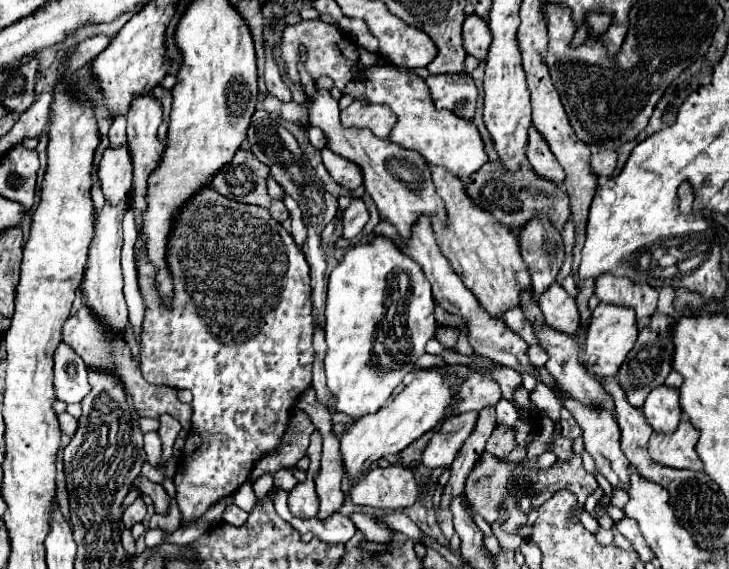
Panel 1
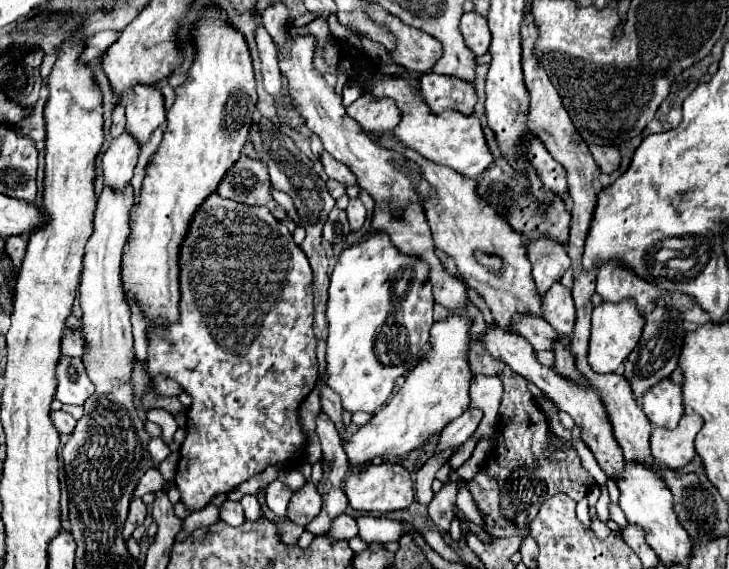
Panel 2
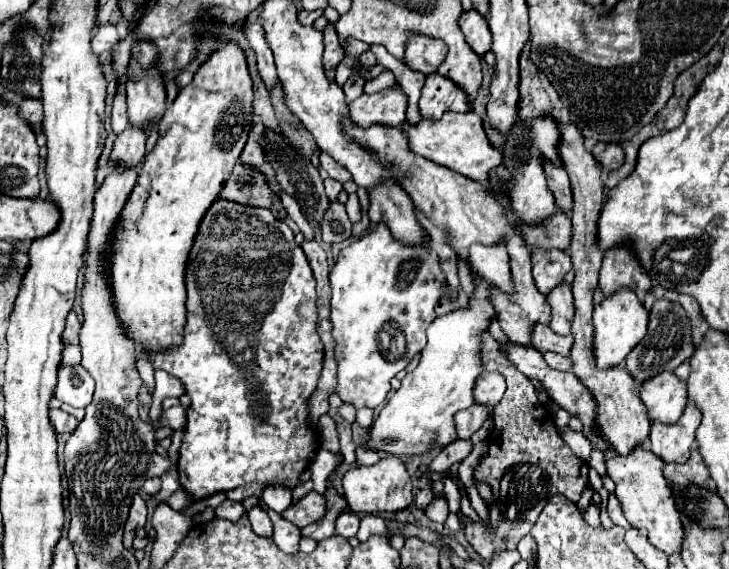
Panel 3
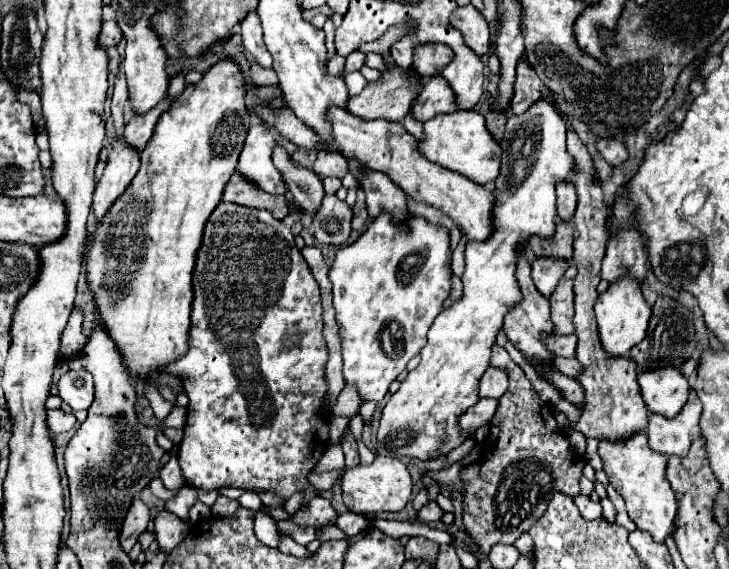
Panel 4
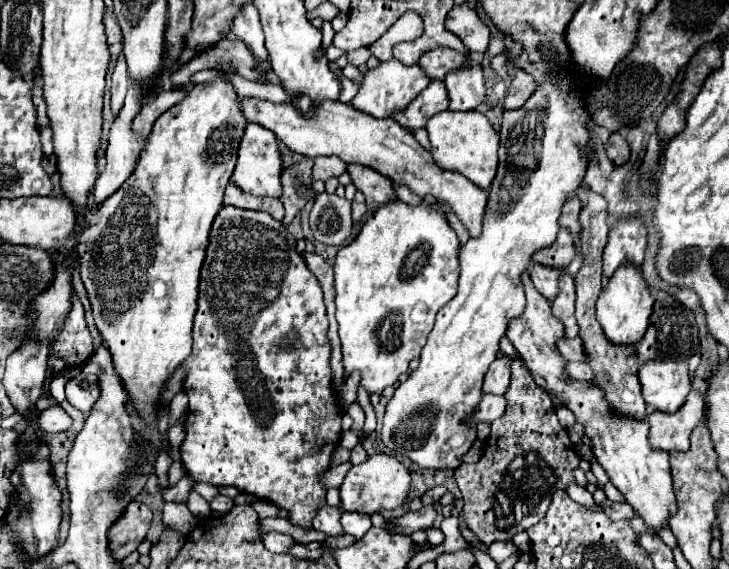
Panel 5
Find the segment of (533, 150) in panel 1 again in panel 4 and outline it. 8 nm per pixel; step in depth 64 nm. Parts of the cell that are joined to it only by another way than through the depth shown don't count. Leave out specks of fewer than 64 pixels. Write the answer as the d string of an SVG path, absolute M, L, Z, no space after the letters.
M572 182L556 184L556 196L558 196L558 218L570 220L572 212L576 210L576 190Z

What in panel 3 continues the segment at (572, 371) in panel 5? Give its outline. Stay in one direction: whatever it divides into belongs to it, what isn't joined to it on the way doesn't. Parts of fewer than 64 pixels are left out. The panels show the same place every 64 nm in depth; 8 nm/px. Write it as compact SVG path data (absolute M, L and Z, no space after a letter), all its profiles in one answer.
M544 352L542 356L544 356L546 364L548 364L550 368L554 368L554 370L570 370L570 368L572 368L572 360L566 358L566 356L560 356L560 354L556 354L556 352Z

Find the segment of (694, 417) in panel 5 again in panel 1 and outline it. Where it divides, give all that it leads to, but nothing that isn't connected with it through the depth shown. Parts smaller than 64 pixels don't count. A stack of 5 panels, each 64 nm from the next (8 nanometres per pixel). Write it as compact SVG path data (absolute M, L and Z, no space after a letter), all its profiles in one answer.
M682 420L672 436L654 434L648 444L648 454L662 466L692 468L692 464L698 460L696 444L698 432L692 428L692 424L688 424L688 420Z

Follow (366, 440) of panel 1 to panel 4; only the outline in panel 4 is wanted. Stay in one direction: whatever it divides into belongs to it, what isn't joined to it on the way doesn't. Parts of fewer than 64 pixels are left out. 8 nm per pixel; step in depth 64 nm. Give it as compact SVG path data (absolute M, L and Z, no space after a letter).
M540 100L540 104L534 104L534 108L530 108L522 116L508 116L506 134L500 146L502 146L502 166L500 176L496 178L494 184L496 188L494 234L486 242L466 244L466 272L462 276L464 298L436 316L436 320L428 330L428 344L420 352L422 362L414 372L408 372L396 394L392 394L390 400L386 402L380 416L380 426L376 432L378 442L384 442L384 446L392 446L392 454L398 458L402 456L418 460L438 458L448 454L452 448L456 448L468 438L458 426L458 416L478 402L478 380L482 372L486 372L486 368L490 366L490 346L496 340L496 332L502 328L502 318L508 312L508 308L520 302L520 286L514 276L516 270L514 250L518 248L518 244L526 244L526 240L534 234L548 238L554 232L556 224L554 184L568 180L574 168L574 162L566 152L564 120L556 112L556 108L552 108L552 104Z

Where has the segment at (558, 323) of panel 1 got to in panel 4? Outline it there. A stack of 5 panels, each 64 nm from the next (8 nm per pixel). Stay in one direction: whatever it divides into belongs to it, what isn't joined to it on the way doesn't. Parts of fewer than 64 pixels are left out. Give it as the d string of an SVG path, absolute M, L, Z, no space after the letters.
M562 278L550 296L552 304L552 322L554 322L554 334L572 334L572 316L574 316L574 292L572 292L572 280Z

